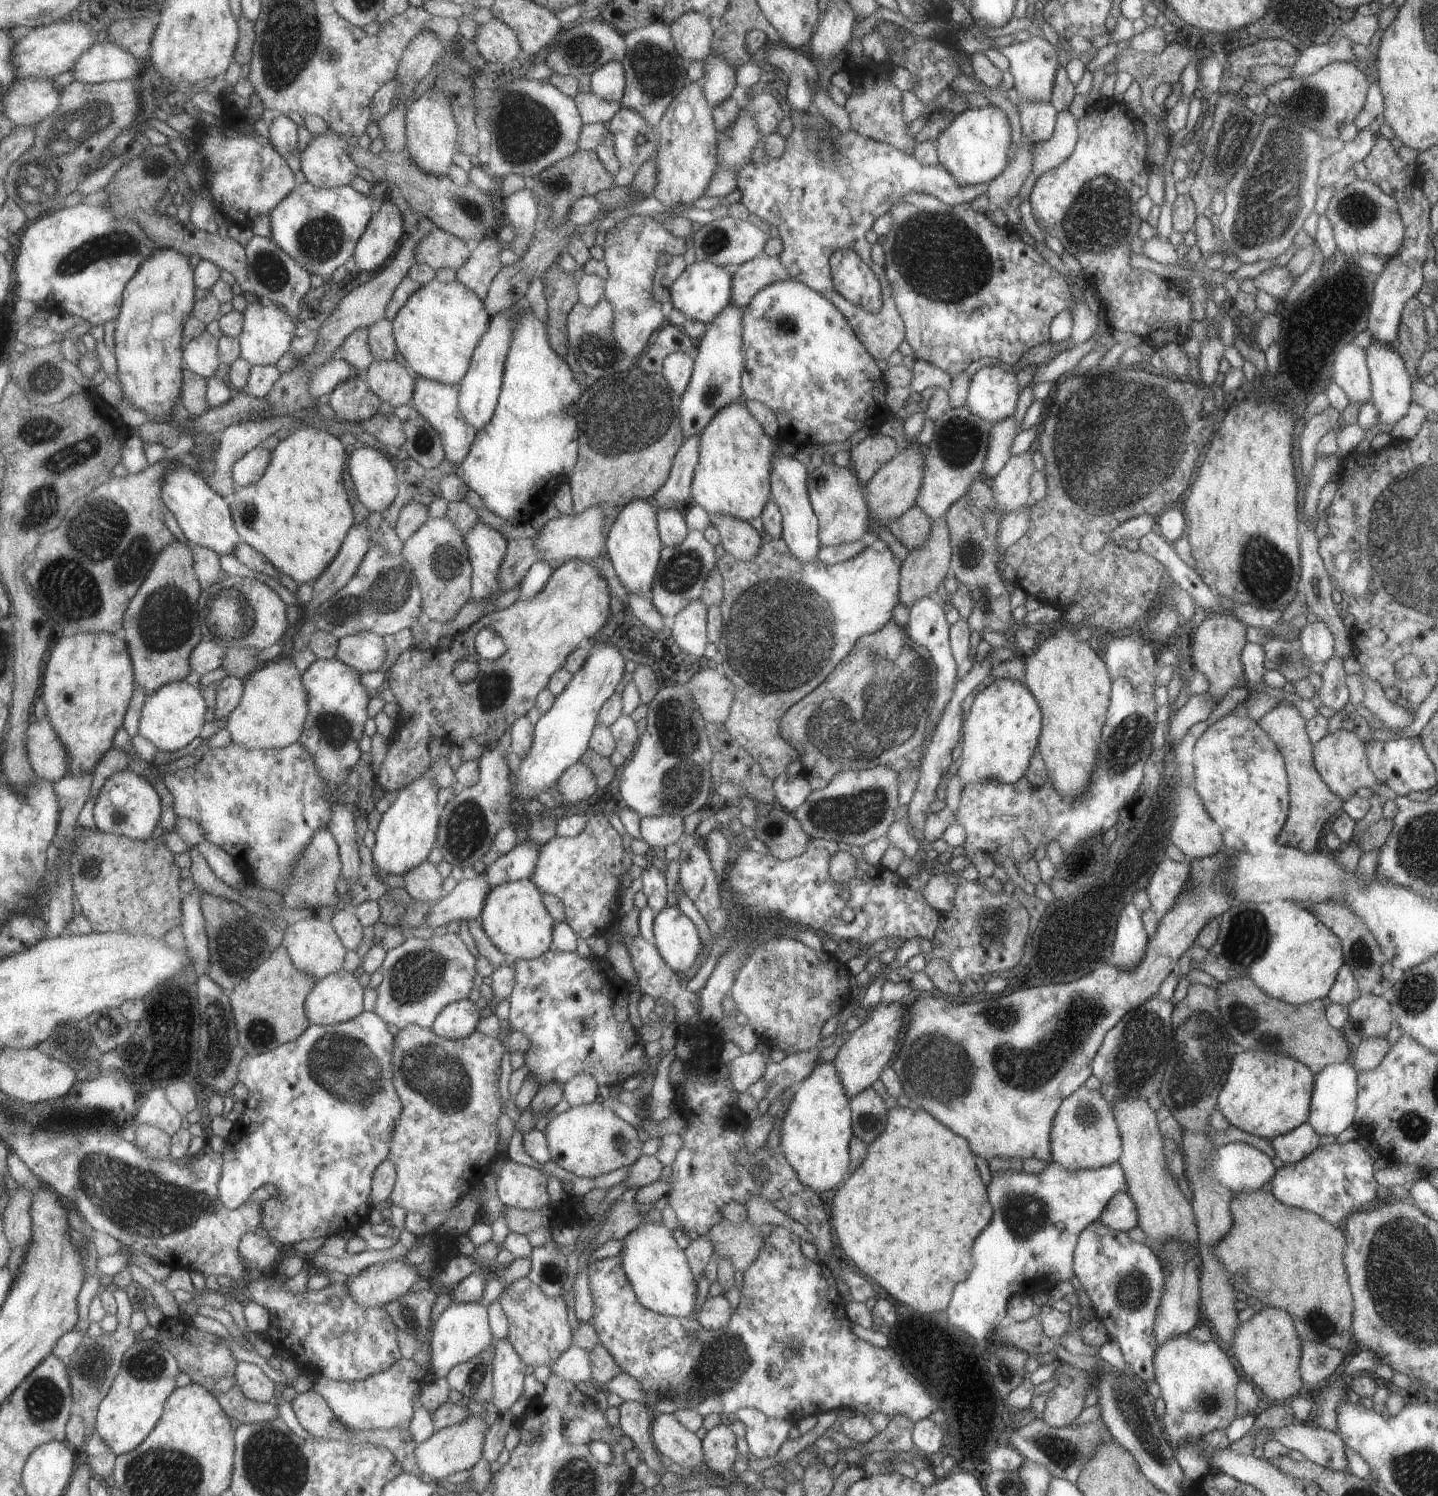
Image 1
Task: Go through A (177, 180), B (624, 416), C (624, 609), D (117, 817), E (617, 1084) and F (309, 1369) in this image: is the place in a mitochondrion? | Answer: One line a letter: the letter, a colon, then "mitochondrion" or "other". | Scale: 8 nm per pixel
A: other
B: mitochondrion
C: other
D: mitochondrion
E: other
F: other

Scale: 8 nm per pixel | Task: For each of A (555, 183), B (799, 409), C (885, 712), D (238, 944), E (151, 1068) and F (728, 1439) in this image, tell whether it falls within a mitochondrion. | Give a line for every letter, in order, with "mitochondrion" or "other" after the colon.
A: mitochondrion
B: other
C: mitochondrion
D: mitochondrion
E: other
F: other

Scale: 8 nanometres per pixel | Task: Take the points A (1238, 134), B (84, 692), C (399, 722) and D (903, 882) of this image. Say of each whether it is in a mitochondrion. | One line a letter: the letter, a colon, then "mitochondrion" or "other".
A: mitochondrion
B: other
C: other
D: other

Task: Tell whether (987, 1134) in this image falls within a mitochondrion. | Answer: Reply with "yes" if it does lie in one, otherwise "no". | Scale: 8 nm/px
no

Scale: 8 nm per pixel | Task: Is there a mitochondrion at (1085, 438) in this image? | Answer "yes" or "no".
yes

